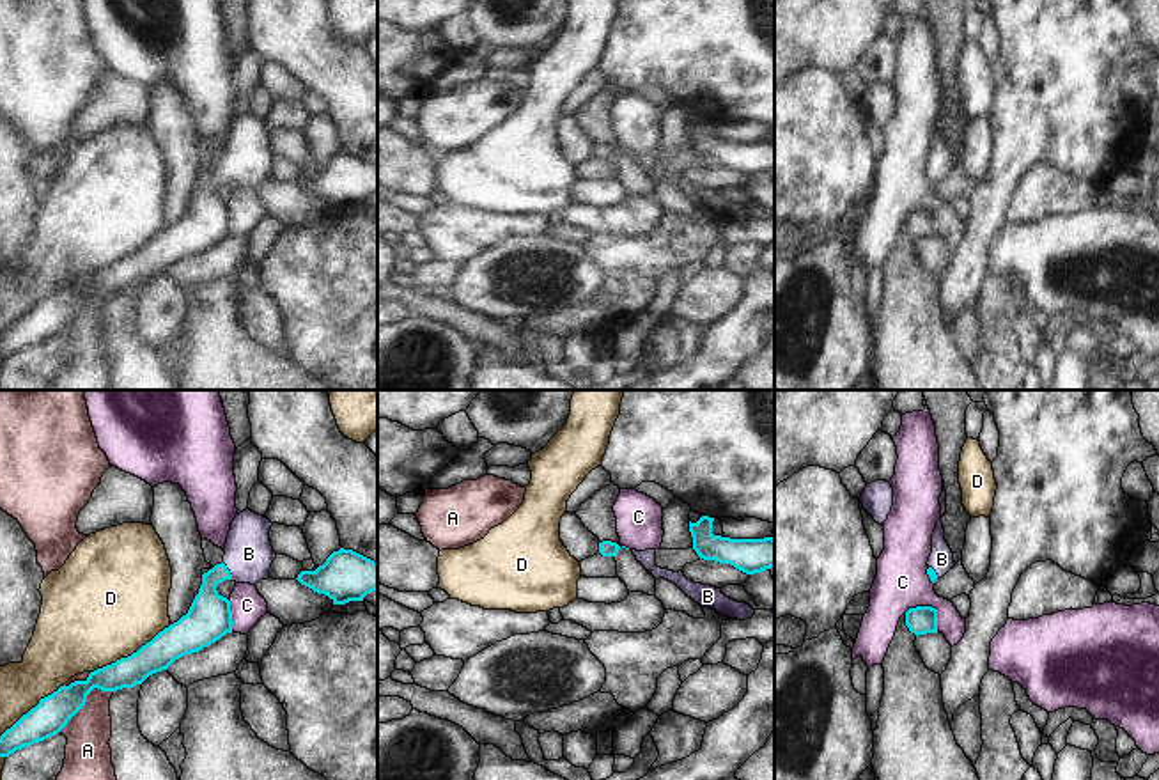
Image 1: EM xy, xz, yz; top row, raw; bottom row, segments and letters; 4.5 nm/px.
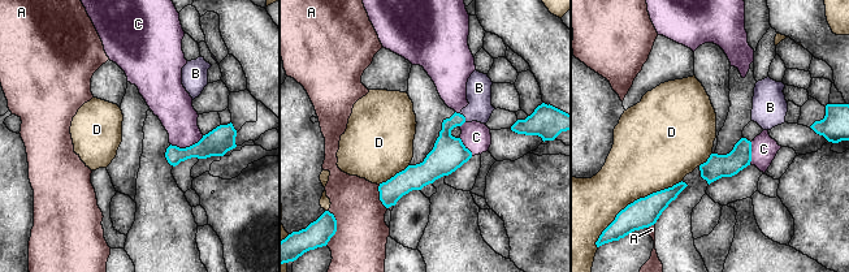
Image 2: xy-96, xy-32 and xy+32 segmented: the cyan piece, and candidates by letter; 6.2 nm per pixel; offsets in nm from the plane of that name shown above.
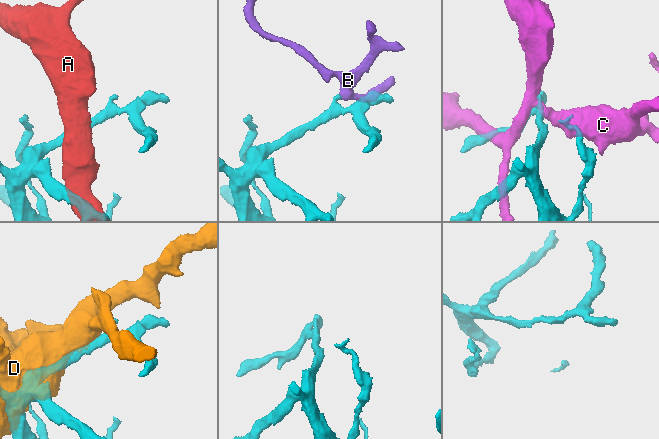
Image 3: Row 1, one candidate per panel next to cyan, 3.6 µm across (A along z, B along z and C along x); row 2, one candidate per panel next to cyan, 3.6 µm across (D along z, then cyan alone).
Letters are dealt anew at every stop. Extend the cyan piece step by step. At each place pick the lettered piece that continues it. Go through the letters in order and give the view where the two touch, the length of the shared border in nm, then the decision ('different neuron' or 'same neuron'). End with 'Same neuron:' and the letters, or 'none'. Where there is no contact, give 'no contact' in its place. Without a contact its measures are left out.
A: xy | 320 nm | different neuron
B: xy | 90 nm | same neuron
C: yz | 180 nm | different neuron
D: xy | 420 nm | different neuron
Same neuron: B

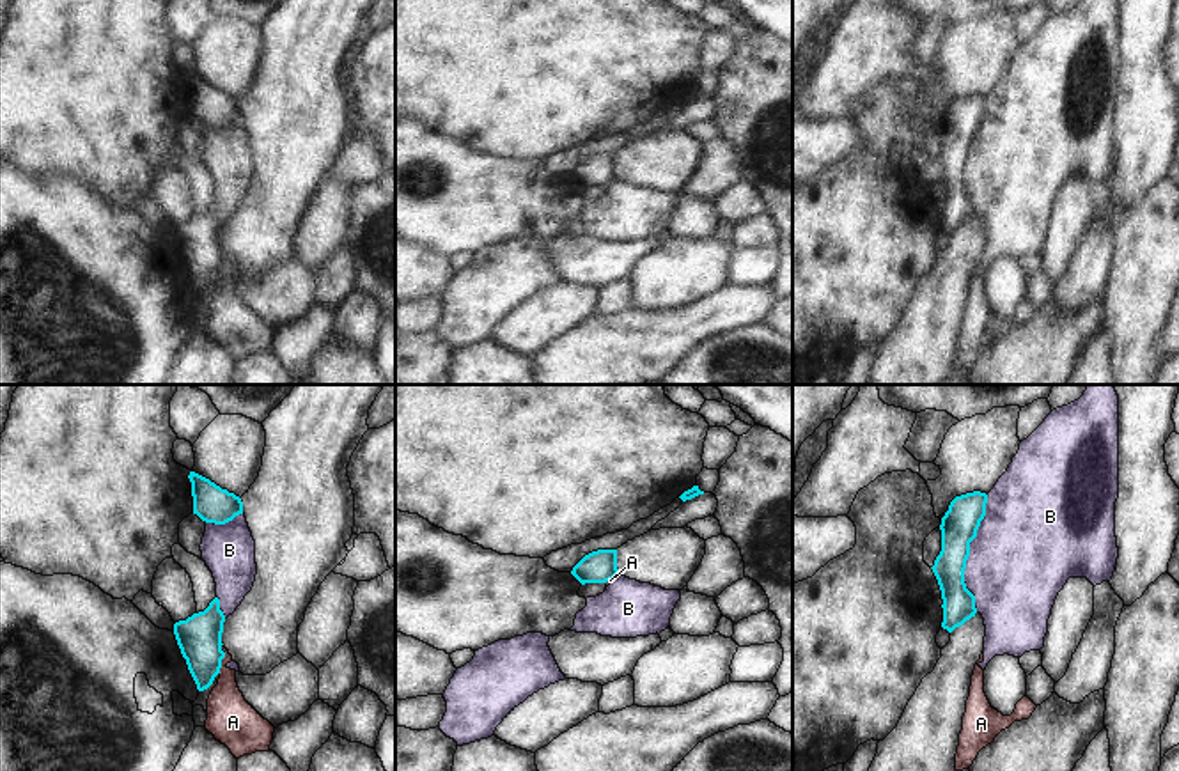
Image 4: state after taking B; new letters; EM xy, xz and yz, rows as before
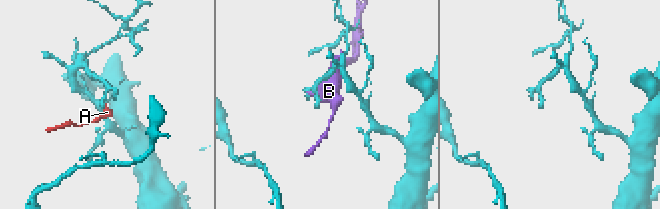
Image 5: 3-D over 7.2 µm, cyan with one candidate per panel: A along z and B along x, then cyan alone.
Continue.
A: xy | 140 nm | different neuron
B: yz | 550 nm | different neuron
Same neuron: none

